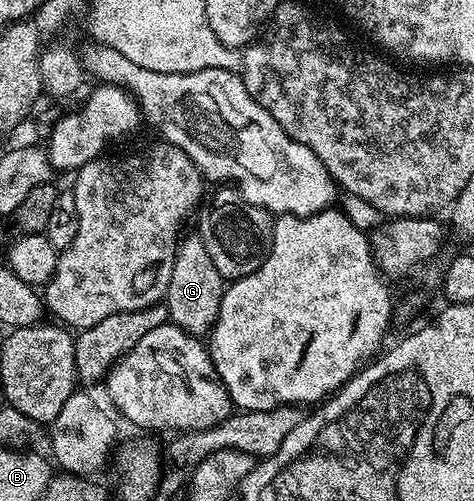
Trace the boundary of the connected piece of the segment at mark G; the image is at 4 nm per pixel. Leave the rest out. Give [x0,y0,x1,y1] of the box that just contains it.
[166,234,225,337]

